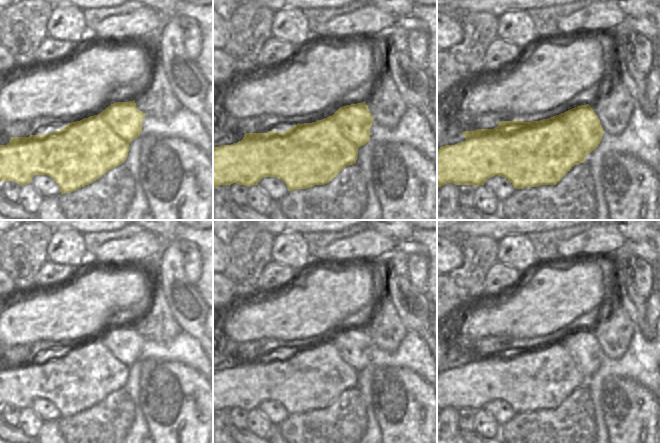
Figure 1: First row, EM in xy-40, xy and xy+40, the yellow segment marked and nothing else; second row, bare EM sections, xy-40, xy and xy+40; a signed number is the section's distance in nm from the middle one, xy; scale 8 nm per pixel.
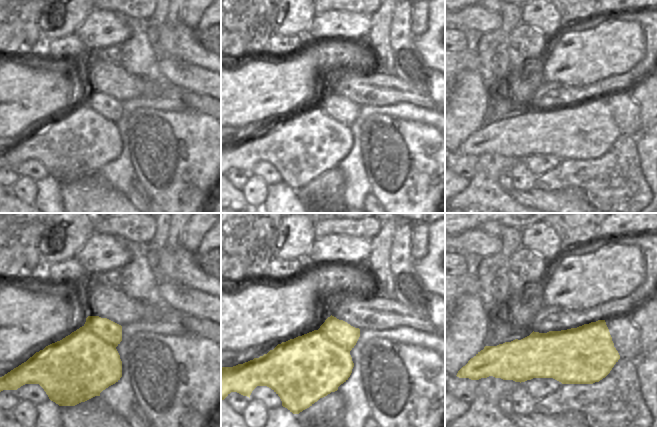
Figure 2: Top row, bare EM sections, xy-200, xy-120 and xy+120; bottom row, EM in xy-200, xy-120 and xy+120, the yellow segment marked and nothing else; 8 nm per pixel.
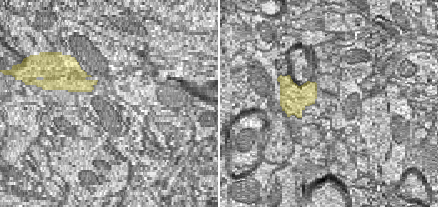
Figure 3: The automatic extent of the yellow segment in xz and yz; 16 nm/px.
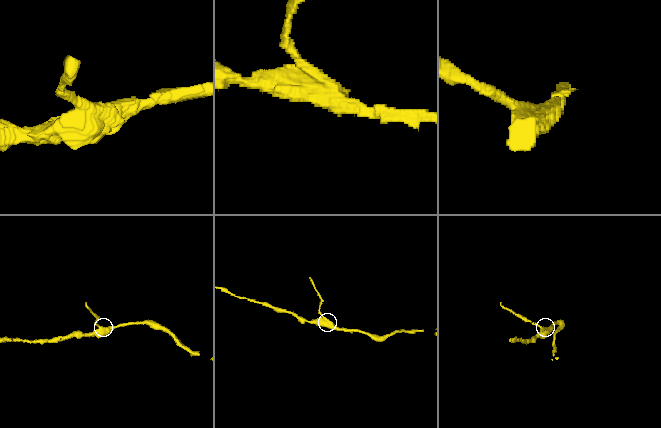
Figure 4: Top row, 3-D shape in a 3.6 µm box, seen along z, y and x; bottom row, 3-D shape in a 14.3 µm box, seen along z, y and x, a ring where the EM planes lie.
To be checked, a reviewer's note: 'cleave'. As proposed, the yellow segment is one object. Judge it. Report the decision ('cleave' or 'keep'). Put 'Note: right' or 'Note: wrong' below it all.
cleave
Note: right

